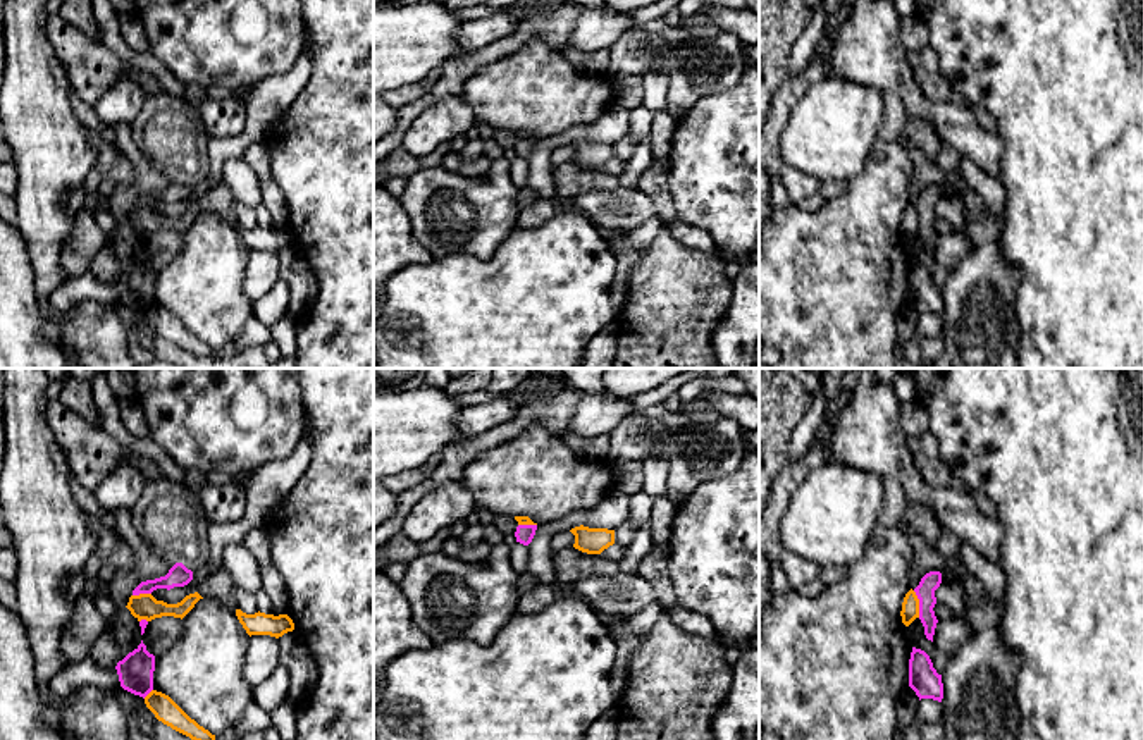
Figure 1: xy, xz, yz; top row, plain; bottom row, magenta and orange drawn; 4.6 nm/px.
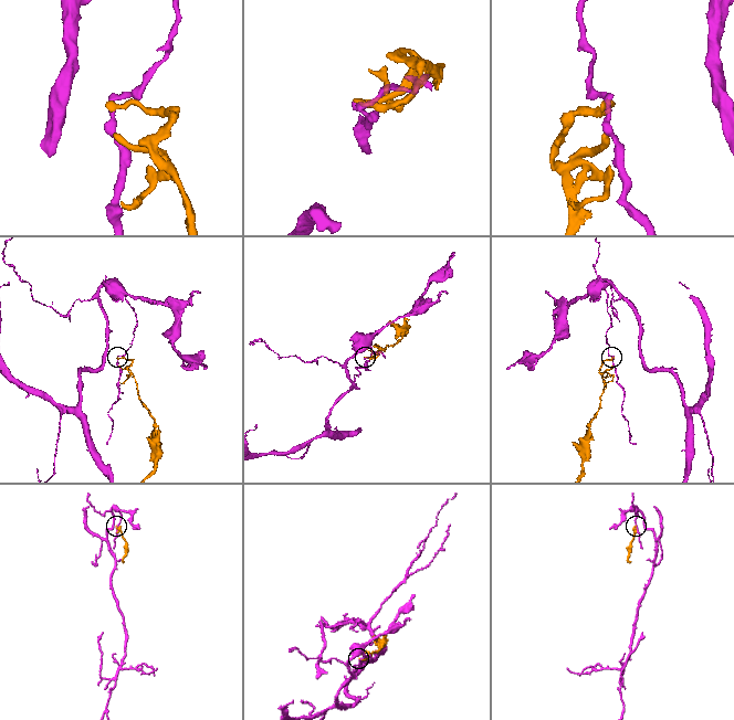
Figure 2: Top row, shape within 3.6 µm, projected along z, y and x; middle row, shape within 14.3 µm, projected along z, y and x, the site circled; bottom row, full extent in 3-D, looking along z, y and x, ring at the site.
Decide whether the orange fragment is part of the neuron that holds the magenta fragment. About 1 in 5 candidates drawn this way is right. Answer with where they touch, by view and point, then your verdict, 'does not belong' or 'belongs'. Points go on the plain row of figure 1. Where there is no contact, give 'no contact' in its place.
yz (920, 219) | does not belong

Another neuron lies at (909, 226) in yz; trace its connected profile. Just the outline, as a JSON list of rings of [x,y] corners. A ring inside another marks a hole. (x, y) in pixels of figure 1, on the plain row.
[[[912,203],[904,212],[900,231],[905,241],[919,232],[919,213]]]

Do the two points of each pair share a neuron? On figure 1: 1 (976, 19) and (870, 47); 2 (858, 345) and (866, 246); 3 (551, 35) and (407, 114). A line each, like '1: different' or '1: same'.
1: different
2: same
3: same

